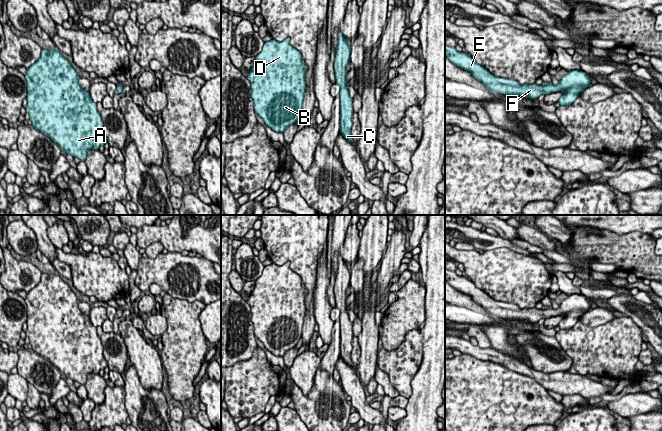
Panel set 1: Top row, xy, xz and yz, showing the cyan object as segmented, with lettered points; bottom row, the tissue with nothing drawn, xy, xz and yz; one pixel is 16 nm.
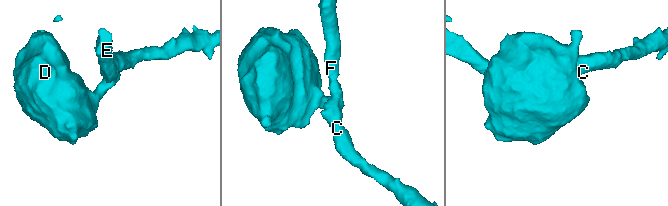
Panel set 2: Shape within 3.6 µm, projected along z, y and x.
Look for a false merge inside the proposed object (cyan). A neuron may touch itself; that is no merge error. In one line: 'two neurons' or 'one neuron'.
one neuron

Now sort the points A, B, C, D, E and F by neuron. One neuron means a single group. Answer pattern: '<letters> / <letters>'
A B C D E F

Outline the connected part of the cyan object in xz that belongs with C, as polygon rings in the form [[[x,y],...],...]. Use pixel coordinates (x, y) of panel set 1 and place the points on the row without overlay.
[[[342,256],[338,257],[338,269],[334,285],[335,305],[340,310],[340,356],[344,362],[352,367],[351,352],[352,352],[352,338],[353,338],[353,323],[349,319],[347,313],[348,307],[346,305],[347,294],[346,290],[350,285],[350,267],[343,260]]]

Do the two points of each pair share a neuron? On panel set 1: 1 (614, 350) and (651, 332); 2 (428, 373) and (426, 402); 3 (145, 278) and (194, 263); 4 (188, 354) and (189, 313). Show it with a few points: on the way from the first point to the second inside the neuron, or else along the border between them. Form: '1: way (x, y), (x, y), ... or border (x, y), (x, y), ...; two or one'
1: border (623, 316), (628, 316), (642, 331); two
2: way (428, 380), (426, 395); one
3: way (157, 270), (168, 270), (176, 263), (182, 262); one
4: way (188, 344), (188, 323); one

